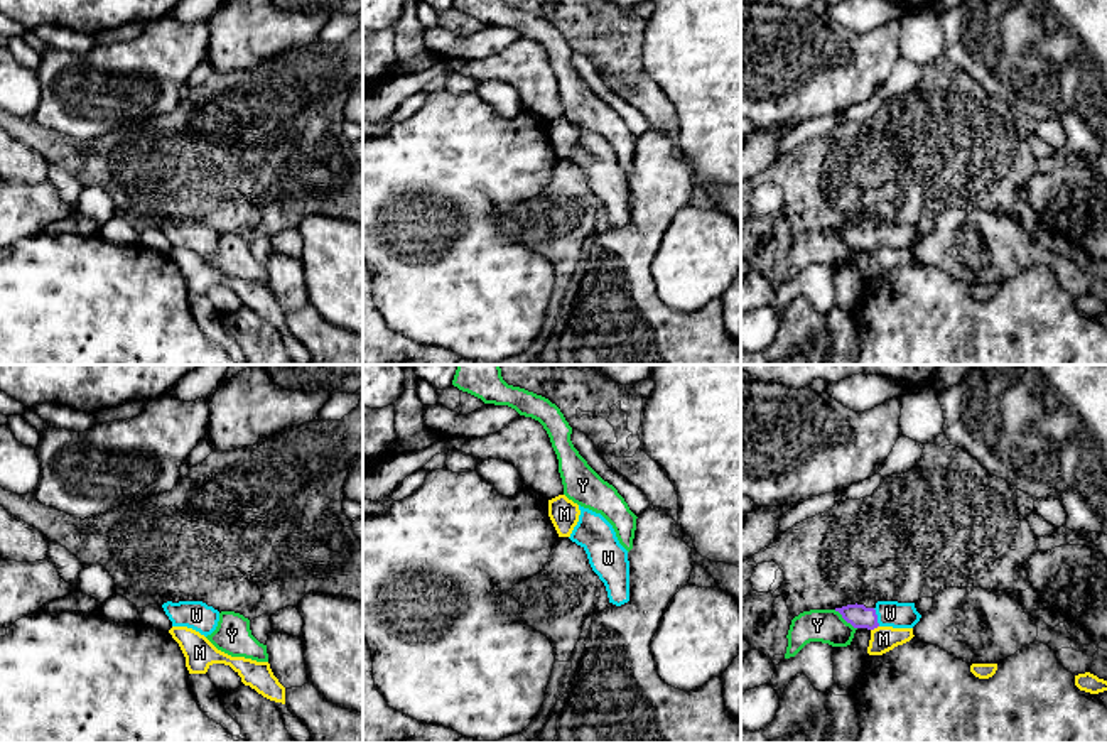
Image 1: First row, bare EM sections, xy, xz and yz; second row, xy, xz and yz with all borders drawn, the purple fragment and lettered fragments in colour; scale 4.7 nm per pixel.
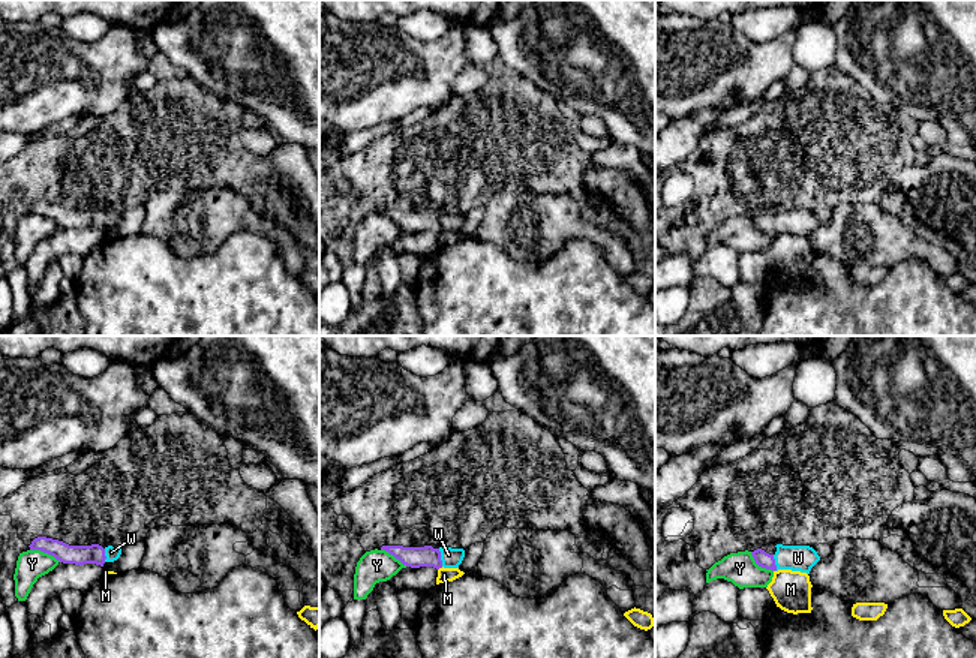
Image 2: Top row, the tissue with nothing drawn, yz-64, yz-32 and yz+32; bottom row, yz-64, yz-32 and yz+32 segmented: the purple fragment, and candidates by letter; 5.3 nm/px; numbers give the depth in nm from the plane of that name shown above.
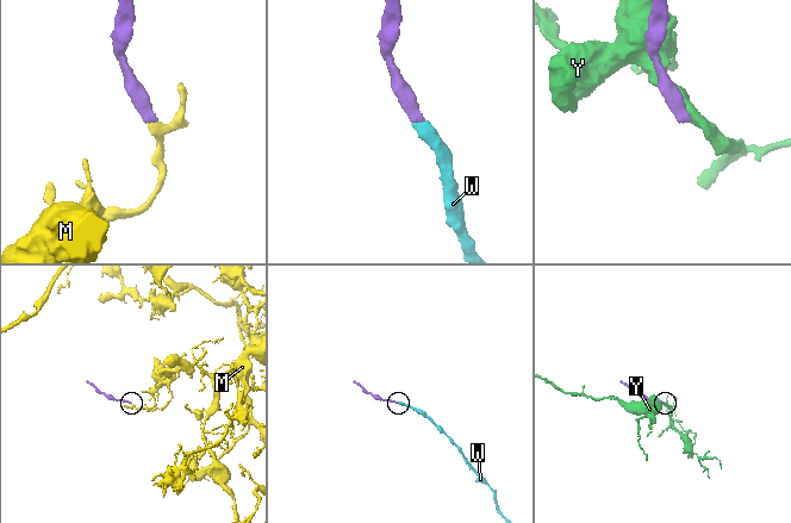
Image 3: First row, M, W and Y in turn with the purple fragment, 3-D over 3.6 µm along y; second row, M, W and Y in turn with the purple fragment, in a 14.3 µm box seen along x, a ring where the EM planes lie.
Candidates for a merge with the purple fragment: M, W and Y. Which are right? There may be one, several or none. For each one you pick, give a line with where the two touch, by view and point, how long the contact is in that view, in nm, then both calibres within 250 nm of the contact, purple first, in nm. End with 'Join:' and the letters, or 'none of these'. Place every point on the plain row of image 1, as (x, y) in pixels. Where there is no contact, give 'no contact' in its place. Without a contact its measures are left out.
W: meets purple in yz at (876, 238); contact 90 nm long; 110 nm thick on the purple side, 130 nm on the other
Join: W

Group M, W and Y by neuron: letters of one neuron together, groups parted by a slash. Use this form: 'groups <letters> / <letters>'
groups M / W / Y

